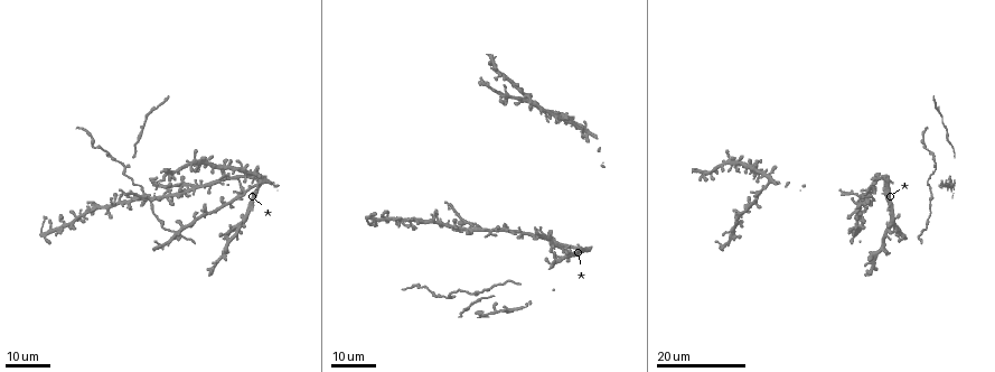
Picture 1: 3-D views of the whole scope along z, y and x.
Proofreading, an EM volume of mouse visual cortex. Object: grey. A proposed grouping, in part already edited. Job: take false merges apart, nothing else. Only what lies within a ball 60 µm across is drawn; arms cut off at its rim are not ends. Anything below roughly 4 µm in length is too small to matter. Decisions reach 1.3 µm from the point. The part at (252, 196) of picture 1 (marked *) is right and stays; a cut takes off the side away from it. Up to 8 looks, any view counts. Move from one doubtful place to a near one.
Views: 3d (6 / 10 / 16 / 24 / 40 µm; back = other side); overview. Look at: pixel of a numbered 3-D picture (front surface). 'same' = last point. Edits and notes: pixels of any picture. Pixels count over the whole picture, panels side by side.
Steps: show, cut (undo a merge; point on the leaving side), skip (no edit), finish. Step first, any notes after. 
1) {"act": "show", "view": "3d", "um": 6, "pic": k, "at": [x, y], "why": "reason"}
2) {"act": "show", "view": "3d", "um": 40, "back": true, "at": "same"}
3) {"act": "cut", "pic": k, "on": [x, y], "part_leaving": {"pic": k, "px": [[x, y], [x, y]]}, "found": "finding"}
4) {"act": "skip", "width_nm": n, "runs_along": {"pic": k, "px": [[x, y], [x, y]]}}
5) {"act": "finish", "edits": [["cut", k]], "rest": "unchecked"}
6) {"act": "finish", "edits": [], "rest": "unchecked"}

{"act": "show", "view": "3d", "um": 24, "pic": 1, "at": [148, 199]}

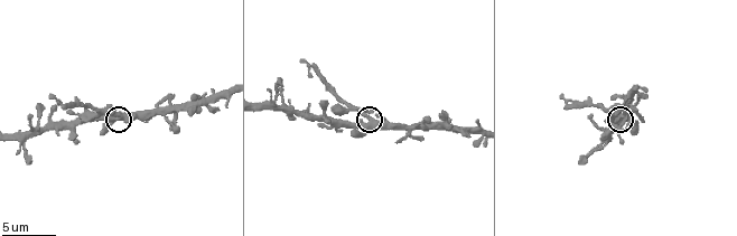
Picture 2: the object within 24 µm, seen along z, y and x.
{"act": "show", "view": "3d", "um": 10, "pic": 2, "at": [371, 119], "why": "zoom in"}

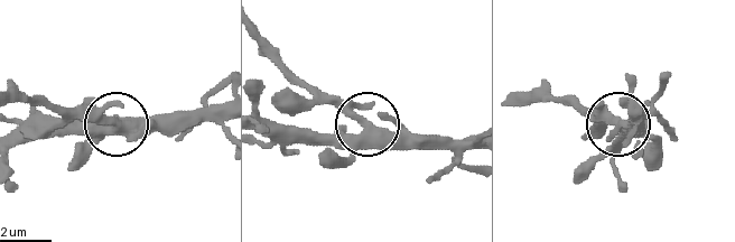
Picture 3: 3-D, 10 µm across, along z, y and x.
{"act": "show", "view": "3d", "um": 6, "pic": 3, "at": [364, 129]}

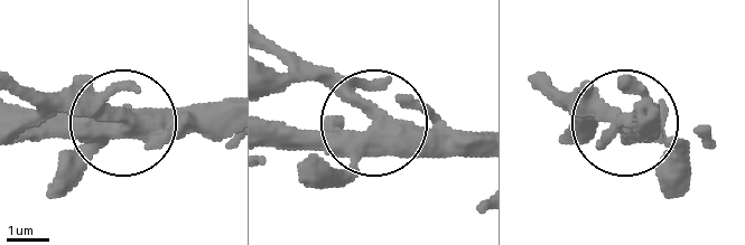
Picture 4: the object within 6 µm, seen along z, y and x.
{"act": "skip", "side_arm_um": 9, "runs_along": {"pic": 4, "px": [[227, 100], [121, 121], [49, 106]]}, "found": "all the same cell"}

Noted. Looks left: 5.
{"act": "show", "view": "3d", "um": 10, "pic": 2, "at": [319, 70], "why": "three arms meet"}

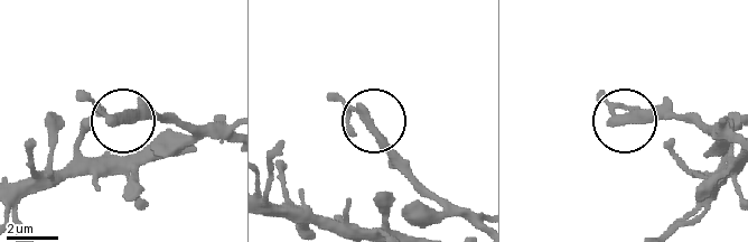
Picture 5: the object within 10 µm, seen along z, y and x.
{"act": "skip", "arms": 3, "found": "continuous, no second cell"}

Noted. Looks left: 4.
{"act": "show", "view": "3d", "um": 16, "pic": 2, "at": [20, 142], "why": "thin arm on a thick one"}

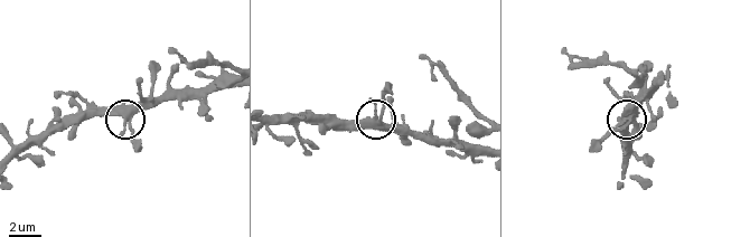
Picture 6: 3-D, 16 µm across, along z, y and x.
{"act": "show", "view": "3d", "um": 6, "pic": 6, "at": [376, 121], "why": "zoom in"}

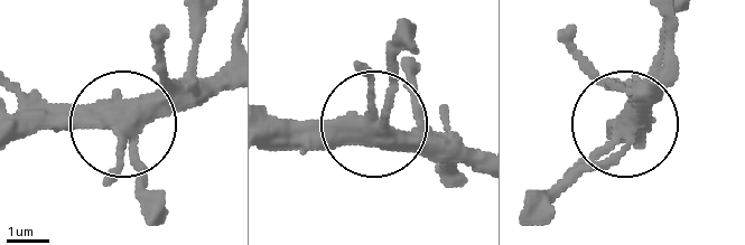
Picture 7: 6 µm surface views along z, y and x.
{"act": "skip", "arms": 5, "found": "one cell here"}

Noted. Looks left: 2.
{"act": "finish", "edits": [], "rest": "unchecked"}

